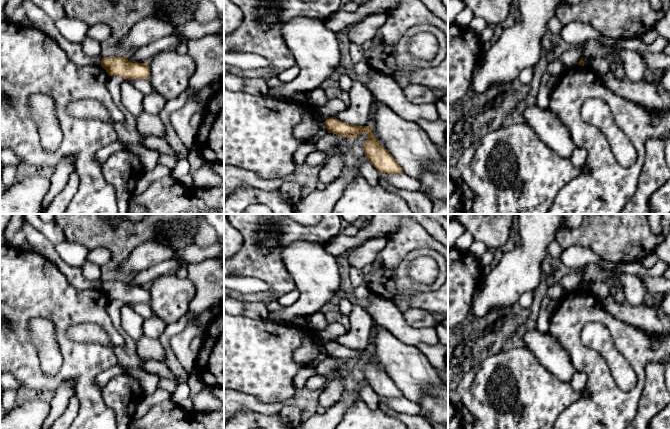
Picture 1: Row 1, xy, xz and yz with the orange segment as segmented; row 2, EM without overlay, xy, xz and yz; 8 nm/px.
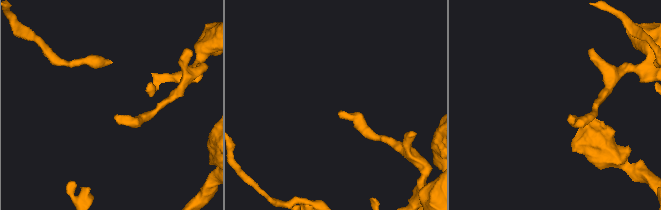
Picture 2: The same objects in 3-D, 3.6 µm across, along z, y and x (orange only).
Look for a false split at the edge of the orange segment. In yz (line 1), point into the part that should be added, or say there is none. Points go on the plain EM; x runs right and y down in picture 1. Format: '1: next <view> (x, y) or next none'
1: next none

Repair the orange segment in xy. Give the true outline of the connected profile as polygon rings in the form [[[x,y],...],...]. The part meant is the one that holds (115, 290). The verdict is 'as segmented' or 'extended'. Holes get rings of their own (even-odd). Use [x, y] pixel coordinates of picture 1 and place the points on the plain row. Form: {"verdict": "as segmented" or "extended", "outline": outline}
{"verdict": "as segmented", "outline": [[[111,280],[102,282],[101,290],[109,300],[120,300],[125,304],[150,302],[148,287],[133,287],[127,281]]]}

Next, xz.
{"verdict": "as segmented", "outline": [[[336,341],[327,343],[324,348],[328,357],[334,357],[349,363],[360,360],[366,356],[368,362],[364,368],[365,380],[376,394],[379,397],[404,397],[389,375],[379,368],[379,364],[376,363],[373,358],[373,351],[348,348]]]}

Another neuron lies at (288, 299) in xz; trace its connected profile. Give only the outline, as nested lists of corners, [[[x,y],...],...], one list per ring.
[[[297,289],[283,295],[278,301],[284,307],[291,306],[299,298],[299,291]]]

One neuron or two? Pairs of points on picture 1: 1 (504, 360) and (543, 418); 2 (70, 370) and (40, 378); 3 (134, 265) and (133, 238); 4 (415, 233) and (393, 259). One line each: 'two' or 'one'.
1: one
2: one
3: two
4: one

